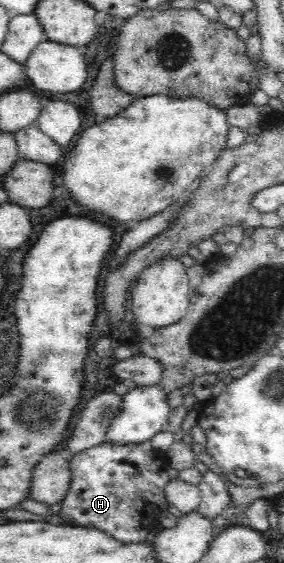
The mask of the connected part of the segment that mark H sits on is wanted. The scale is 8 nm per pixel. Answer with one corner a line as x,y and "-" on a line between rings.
150,441
144,442
143,444
127,446
108,445
108,443
102,442
102,444
99,446
86,450
80,455
74,457
68,462
68,466
69,473
71,474
71,478
69,480
69,489
60,502
62,504
62,508
60,508
59,511
60,520
62,520
62,522
66,522
66,525
104,531
112,538
115,538
118,542
121,542
121,544
150,544
150,539
160,530
164,530
163,527
159,529
161,523
160,520
162,520
162,516
160,515
168,514
168,504
166,504
166,497
163,490
171,480
168,478
168,474
166,473
166,467
168,466
167,455
164,451
158,451
154,449
151,446

